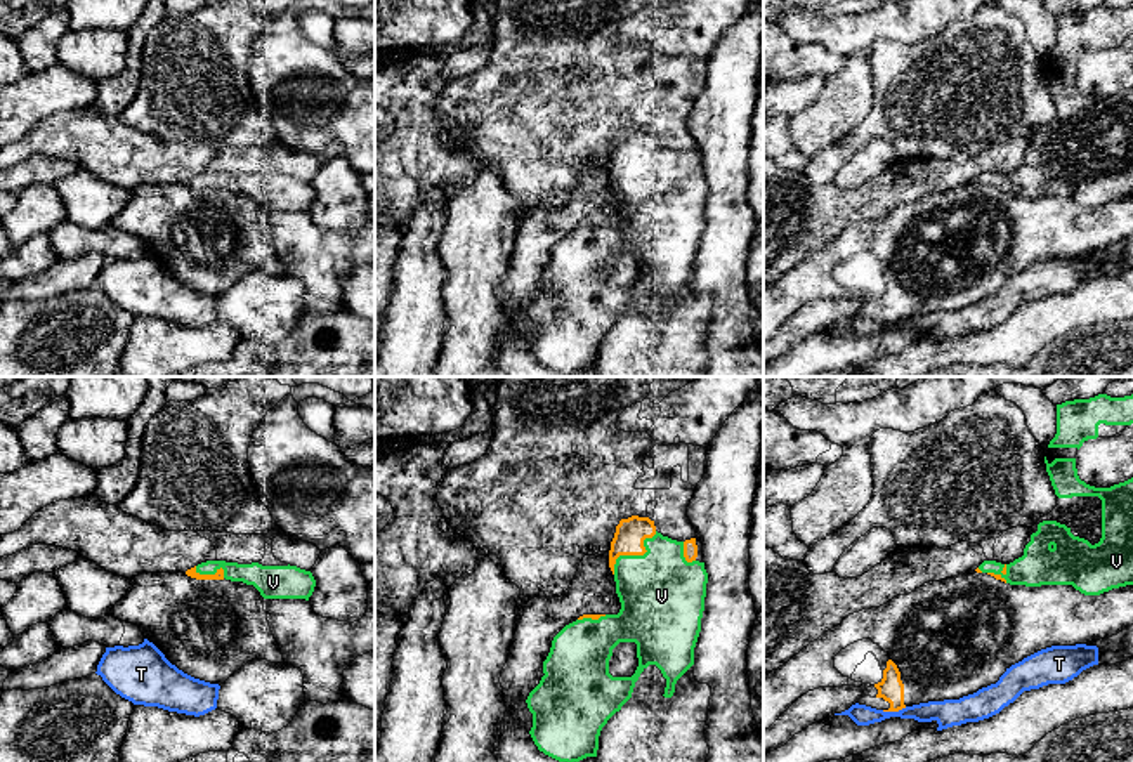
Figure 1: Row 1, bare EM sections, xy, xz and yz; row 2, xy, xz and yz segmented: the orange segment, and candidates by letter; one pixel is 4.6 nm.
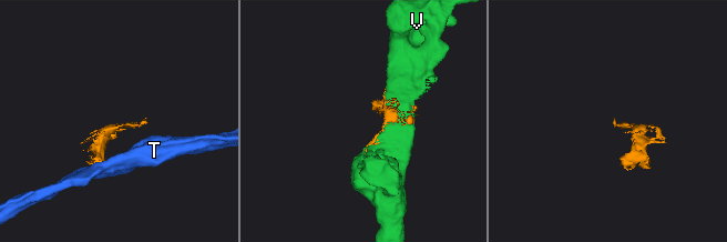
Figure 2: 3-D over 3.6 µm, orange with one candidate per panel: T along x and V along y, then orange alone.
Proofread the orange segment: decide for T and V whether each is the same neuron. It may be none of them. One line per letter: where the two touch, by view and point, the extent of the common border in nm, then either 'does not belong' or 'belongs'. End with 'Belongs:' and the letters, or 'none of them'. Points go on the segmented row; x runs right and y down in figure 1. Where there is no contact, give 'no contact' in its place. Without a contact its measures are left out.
T: yz (894, 710) | 120 nm | does not belong
V: xz (635, 554) | 280 nm | does not belong
Belongs: none of them

